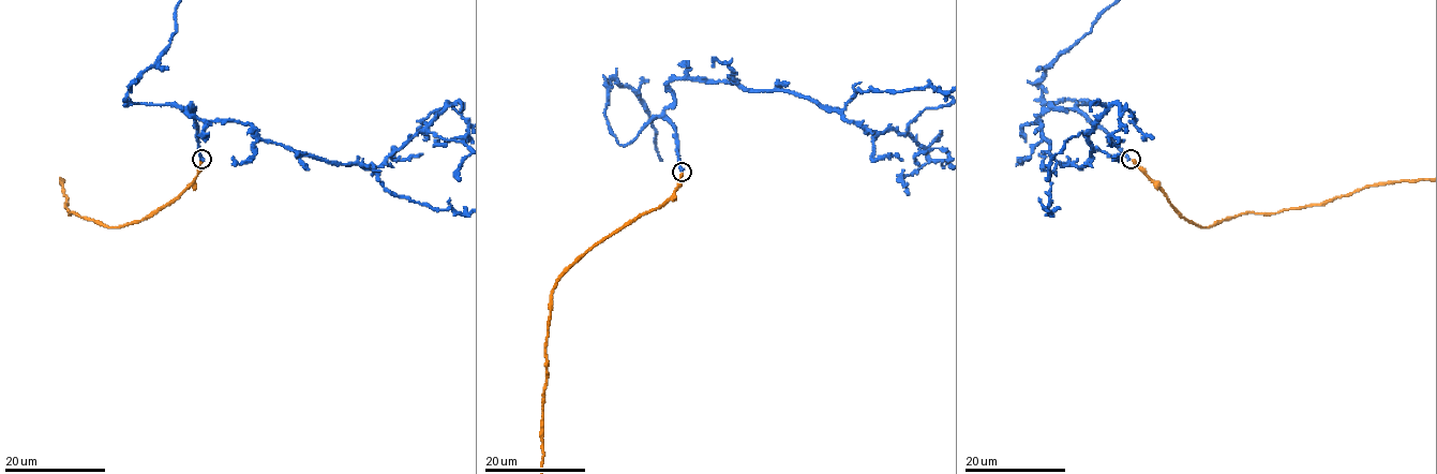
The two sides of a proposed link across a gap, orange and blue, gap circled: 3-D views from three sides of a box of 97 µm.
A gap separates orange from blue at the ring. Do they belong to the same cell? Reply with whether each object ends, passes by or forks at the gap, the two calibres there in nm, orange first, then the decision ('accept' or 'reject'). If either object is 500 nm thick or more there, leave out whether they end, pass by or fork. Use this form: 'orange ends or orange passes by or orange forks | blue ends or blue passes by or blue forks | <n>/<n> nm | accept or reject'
orange ends | blue ends | 340/360 nm | accept

